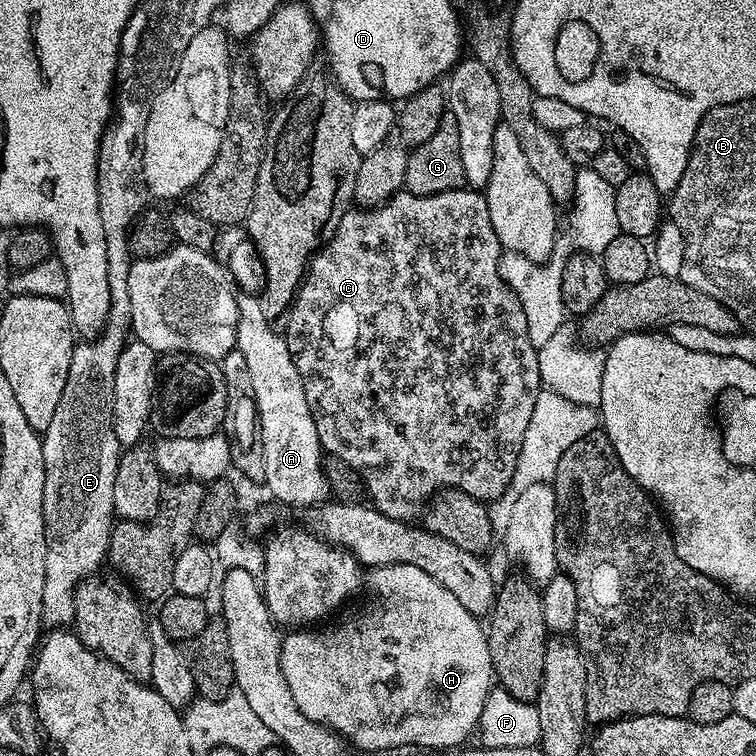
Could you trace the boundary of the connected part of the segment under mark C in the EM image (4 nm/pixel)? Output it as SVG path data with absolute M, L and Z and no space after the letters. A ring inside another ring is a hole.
M467 186L429 196L401 190L375 208L355 211L335 221L336 233L329 238L328 245L326 240L313 255L304 283L286 313L288 349L306 390L306 402L318 430L321 449L327 455L346 462L349 468L355 468L364 480L364 491L371 507L395 520L415 521L425 511L426 502L441 490L449 488L457 488L481 502L496 500L504 491L509 491L522 450L522 438L526 438L535 398L541 392L542 385L539 354L526 334L526 314L522 314L522 302L500 277L502 249L498 234L494 234L494 226L490 222L488 197L483 191Z

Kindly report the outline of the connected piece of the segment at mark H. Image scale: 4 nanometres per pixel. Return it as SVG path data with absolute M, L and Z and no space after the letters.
M381 564L373 567L370 572L370 584L372 580L372 592L380 599L380 604L384 607L384 613L368 612L360 621L348 620L341 626L337 632L316 632L320 630L292 630L287 633L280 641L280 661L282 662L282 676L286 678L286 686L290 686L290 694L294 697L294 702L298 706L298 710L302 714L306 714L306 718L310 718L310 722L318 722L322 726L331 728L333 732L338 733L349 745L352 744L356 748L361 748L364 752L384 752L387 748L453 748L459 749L465 743L464 740L468 735L477 731L477 724L482 714L483 706L486 705L487 696L494 687L494 673L492 663L490 662L490 646L488 645L488 634L485 625L481 623L477 617L470 614L470 610L466 610L466 606L462 606L462 602L458 602L458 598L454 598L454 594L450 594L450 590L446 590L446 586L442 586L442 582L434 582L434 578L430 578L430 574L426 574L426 570L418 570L418 566L410 566L409 564Z

